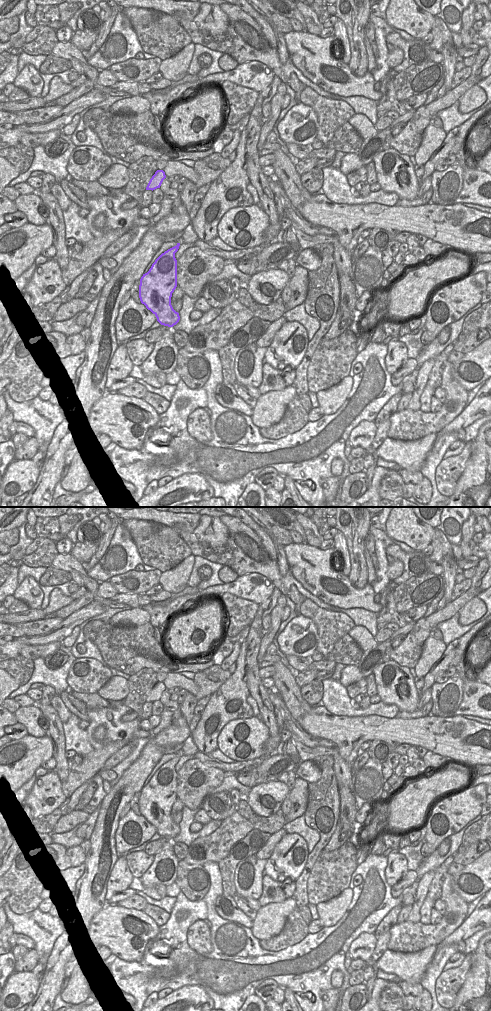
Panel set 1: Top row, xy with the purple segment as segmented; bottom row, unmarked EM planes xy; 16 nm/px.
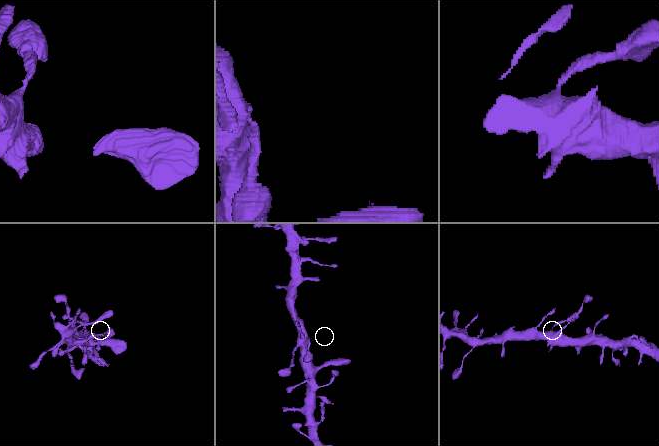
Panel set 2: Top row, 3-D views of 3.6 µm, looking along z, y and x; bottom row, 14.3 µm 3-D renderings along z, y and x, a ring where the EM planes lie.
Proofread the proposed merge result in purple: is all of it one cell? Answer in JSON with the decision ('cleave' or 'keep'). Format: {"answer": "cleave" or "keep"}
{"answer": "keep"}

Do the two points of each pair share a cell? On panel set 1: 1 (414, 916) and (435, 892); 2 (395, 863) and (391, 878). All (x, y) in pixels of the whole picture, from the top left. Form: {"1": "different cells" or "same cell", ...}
{"1": "different cells", "2": "same cell"}

